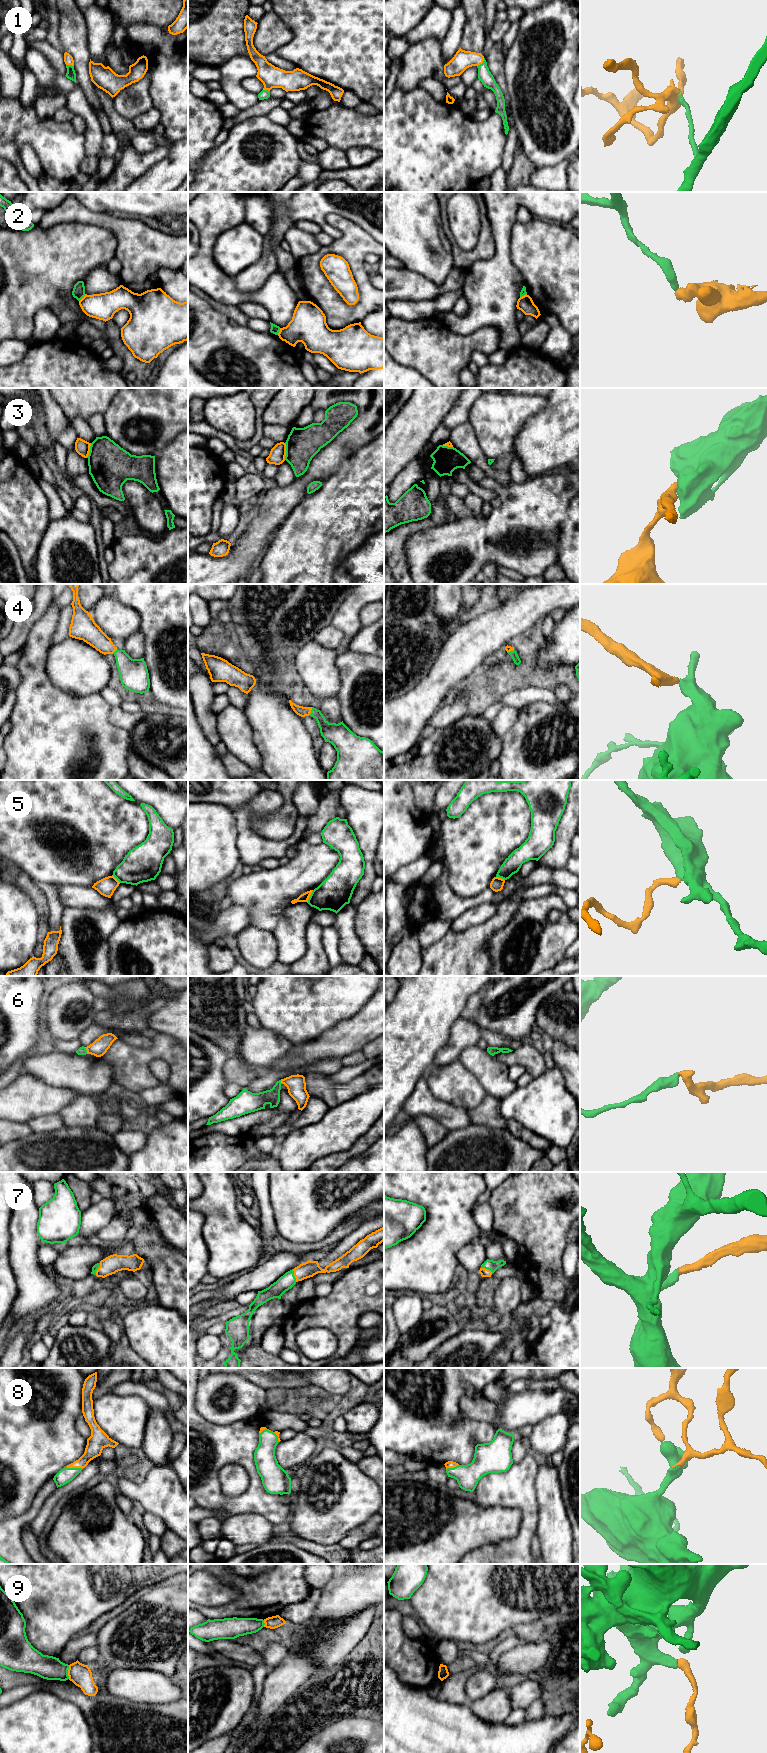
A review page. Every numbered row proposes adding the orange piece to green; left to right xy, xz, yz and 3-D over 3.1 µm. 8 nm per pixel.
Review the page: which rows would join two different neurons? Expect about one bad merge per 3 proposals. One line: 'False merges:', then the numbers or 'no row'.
False merges: 2, 3, 5, 9

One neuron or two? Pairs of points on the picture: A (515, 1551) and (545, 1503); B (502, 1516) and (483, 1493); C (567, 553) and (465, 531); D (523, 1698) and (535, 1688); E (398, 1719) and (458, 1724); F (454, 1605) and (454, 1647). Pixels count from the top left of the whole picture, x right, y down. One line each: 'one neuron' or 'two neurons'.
A: two neurons
B: two neurons
C: two neurons
D: one neuron
E: one neuron
F: two neurons

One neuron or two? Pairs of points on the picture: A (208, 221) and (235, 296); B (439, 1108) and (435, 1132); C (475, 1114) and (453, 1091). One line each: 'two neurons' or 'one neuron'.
A: one neuron
B: two neurons
C: two neurons

